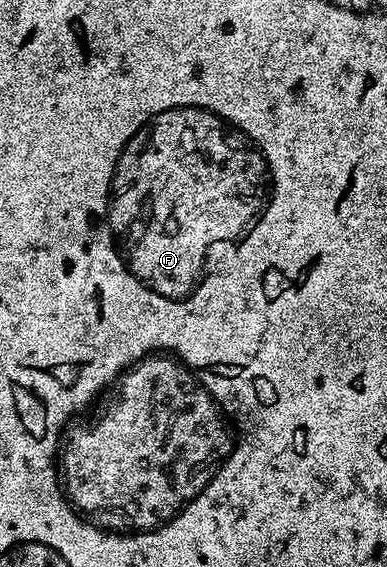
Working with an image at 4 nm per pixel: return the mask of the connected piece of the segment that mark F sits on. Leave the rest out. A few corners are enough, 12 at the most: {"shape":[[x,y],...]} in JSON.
{"shape":[[208,109],[134,133],[107,223],[182,299],[269,196],[267,160]]}

